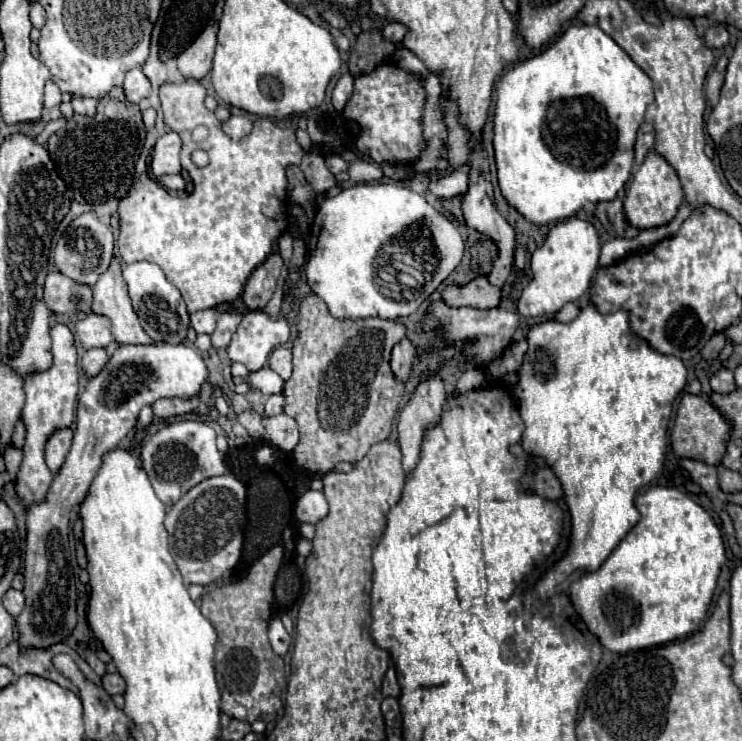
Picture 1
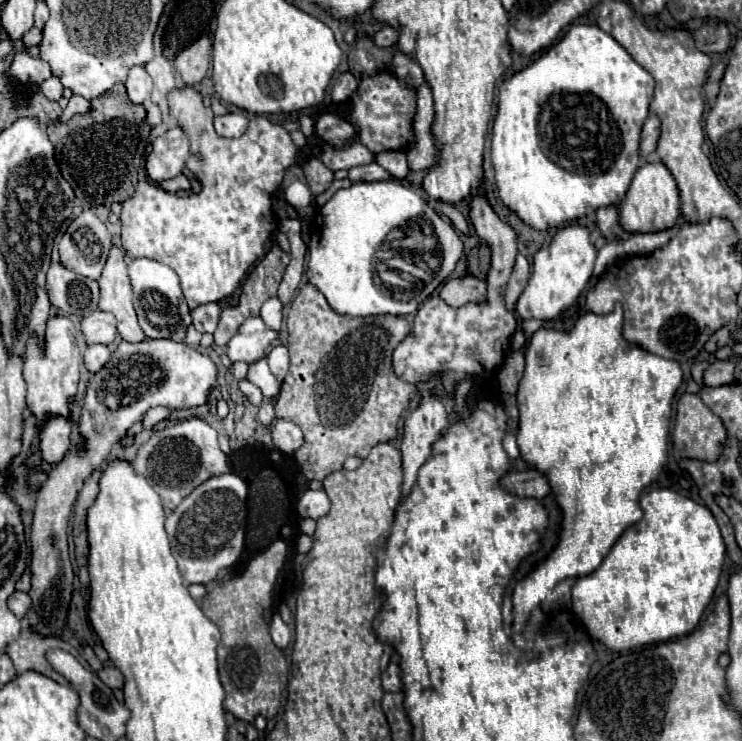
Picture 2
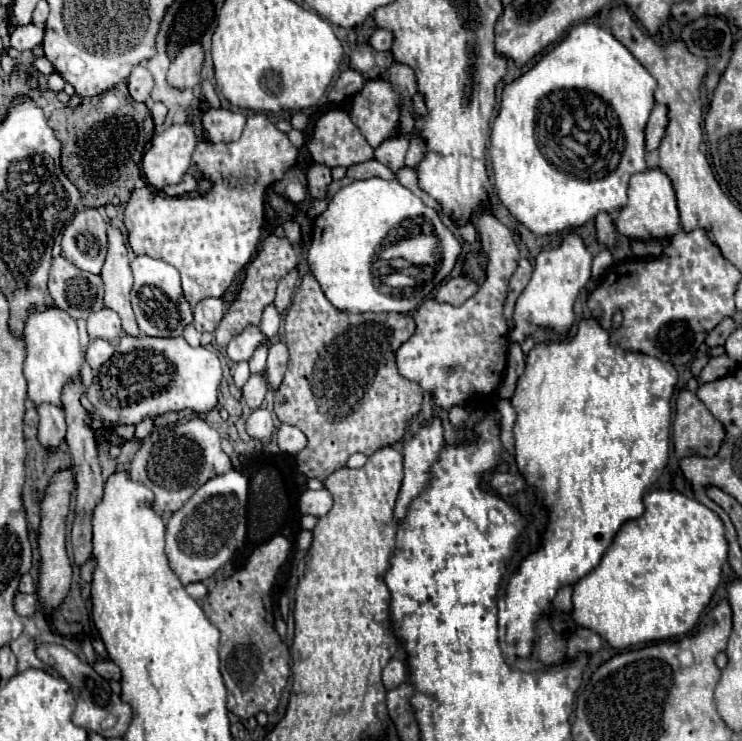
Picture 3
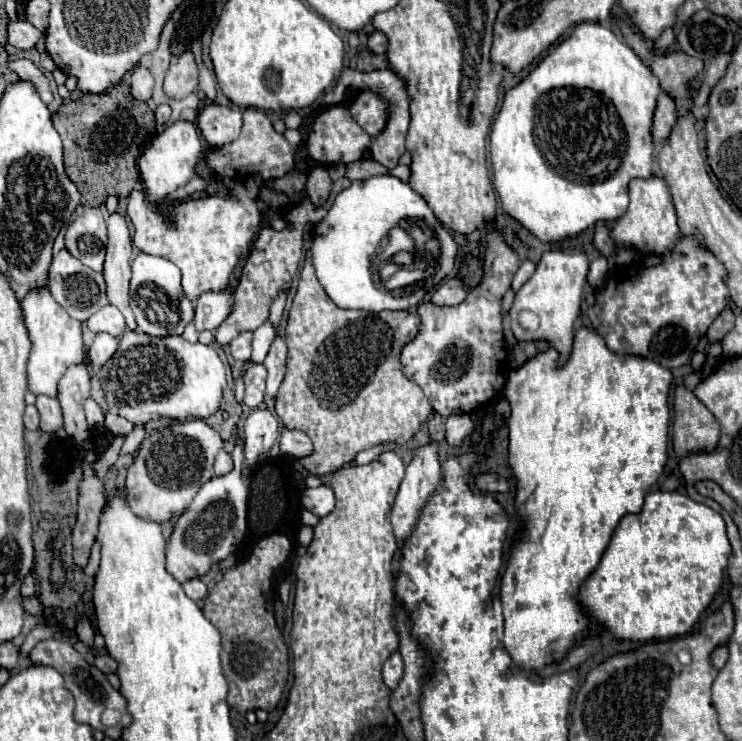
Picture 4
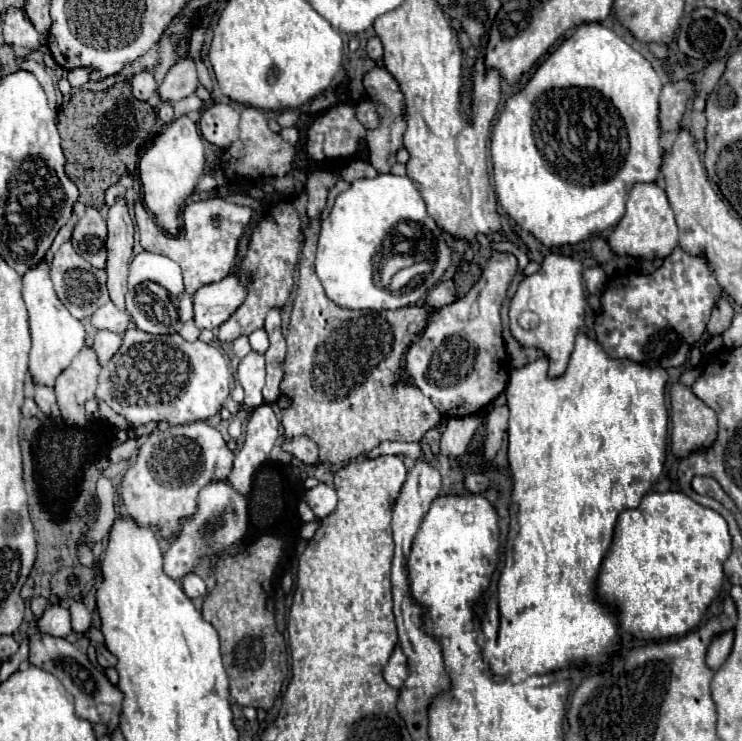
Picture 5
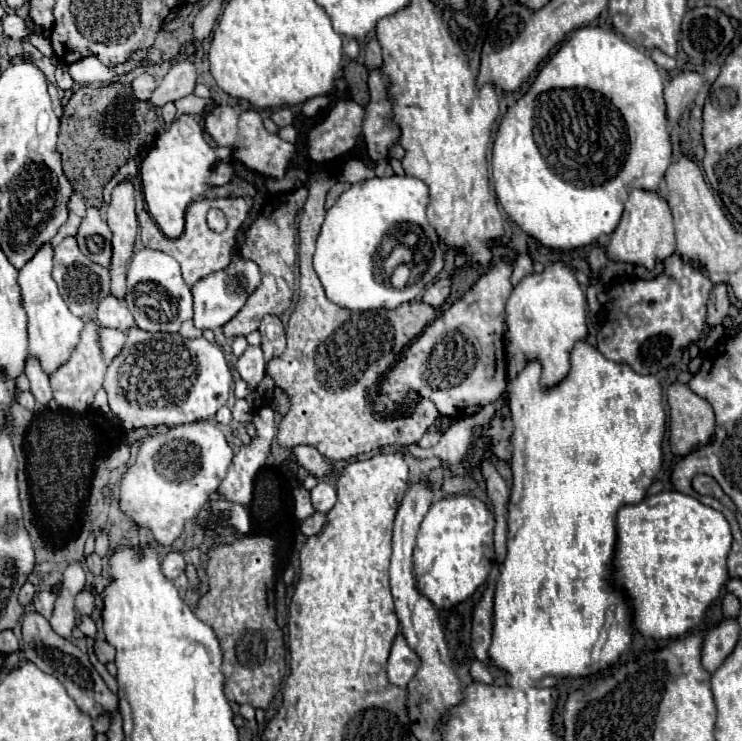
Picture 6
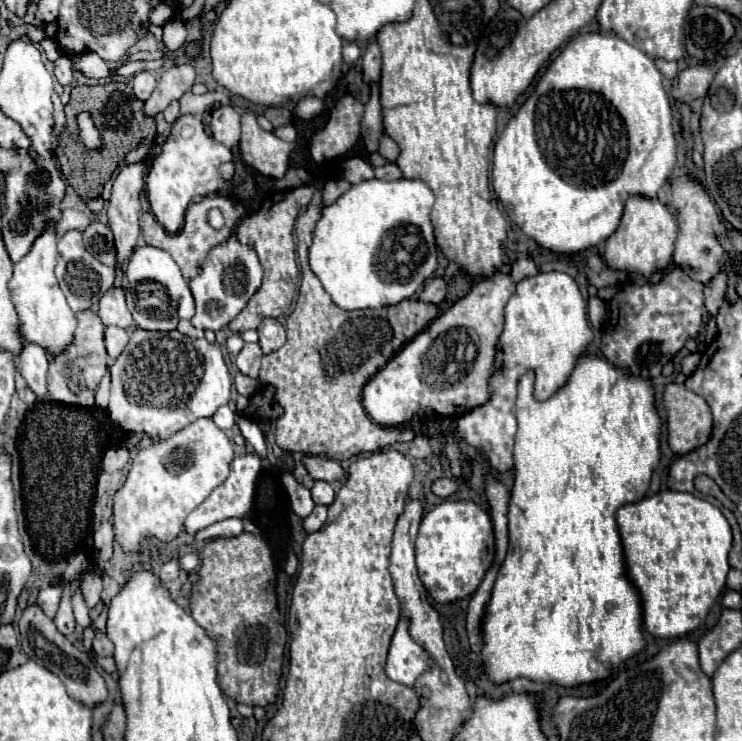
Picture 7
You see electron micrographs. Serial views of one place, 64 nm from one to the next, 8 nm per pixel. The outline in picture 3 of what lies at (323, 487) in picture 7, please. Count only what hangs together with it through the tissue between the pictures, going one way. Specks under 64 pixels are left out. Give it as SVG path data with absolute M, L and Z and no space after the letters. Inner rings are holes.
M326 488L322 490L306 490L302 496L300 496L300 514L310 514L310 516L324 516L330 512L332 508L332 496Z

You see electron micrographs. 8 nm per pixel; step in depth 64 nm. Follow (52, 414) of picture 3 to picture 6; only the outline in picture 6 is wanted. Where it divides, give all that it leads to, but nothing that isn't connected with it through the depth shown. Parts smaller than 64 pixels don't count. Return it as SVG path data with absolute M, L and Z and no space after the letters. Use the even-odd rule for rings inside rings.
M28 358L26 362L26 376L30 380L30 390L36 398L36 402L44 408L52 408L54 406L54 398L52 398L52 388L48 382L48 376L42 372L40 364L32 358Z

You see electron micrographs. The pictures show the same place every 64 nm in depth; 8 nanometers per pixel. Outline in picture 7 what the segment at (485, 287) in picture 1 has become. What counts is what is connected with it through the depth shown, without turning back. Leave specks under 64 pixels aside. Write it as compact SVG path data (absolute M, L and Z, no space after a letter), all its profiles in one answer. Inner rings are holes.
M432 278L424 284L424 290L420 292L420 300L422 302L432 302L432 304L440 304L446 296L446 282L444 278Z

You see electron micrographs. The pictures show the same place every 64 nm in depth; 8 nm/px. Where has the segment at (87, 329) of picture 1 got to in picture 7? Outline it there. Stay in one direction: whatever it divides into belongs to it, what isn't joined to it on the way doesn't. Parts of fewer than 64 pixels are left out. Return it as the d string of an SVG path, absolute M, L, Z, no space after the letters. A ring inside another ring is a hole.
M110 288L102 298L100 298L100 310L98 316L104 326L118 326L118 328L130 328L134 324L132 314L128 312L126 300L124 300L124 290L122 288Z

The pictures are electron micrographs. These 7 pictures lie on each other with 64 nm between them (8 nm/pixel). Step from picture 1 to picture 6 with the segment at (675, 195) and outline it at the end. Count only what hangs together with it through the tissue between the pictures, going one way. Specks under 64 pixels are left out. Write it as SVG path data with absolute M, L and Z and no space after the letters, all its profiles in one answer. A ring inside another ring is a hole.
M640 188L632 190L624 204L622 220L616 226L616 230L610 234L610 242L606 246L608 256L620 262L642 264L648 270L652 270L658 260L666 260L674 250L676 250L676 234L674 234L674 222L668 202L658 192L640 190Z

